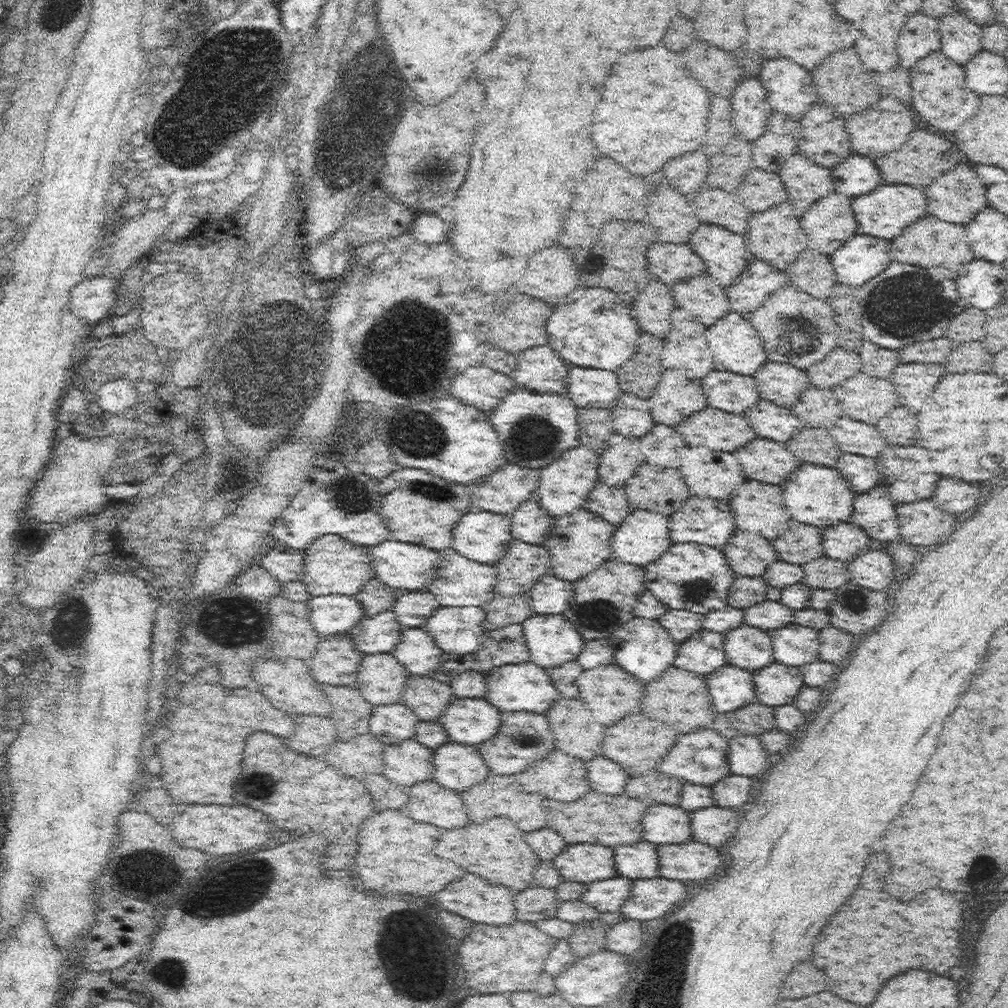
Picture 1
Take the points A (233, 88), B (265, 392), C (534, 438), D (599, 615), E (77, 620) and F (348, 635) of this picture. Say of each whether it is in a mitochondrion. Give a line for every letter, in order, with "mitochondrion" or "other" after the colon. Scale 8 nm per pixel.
A: mitochondrion
B: mitochondrion
C: mitochondrion
D: mitochondrion
E: mitochondrion
F: other

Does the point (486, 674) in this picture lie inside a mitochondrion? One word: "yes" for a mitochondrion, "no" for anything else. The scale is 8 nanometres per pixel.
no

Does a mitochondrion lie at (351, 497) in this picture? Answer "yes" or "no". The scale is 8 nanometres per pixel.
yes

